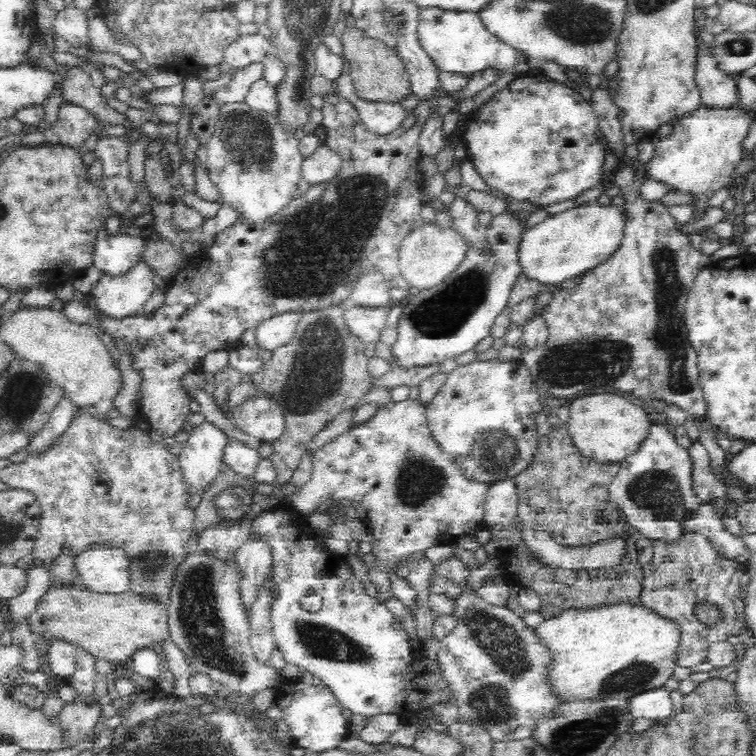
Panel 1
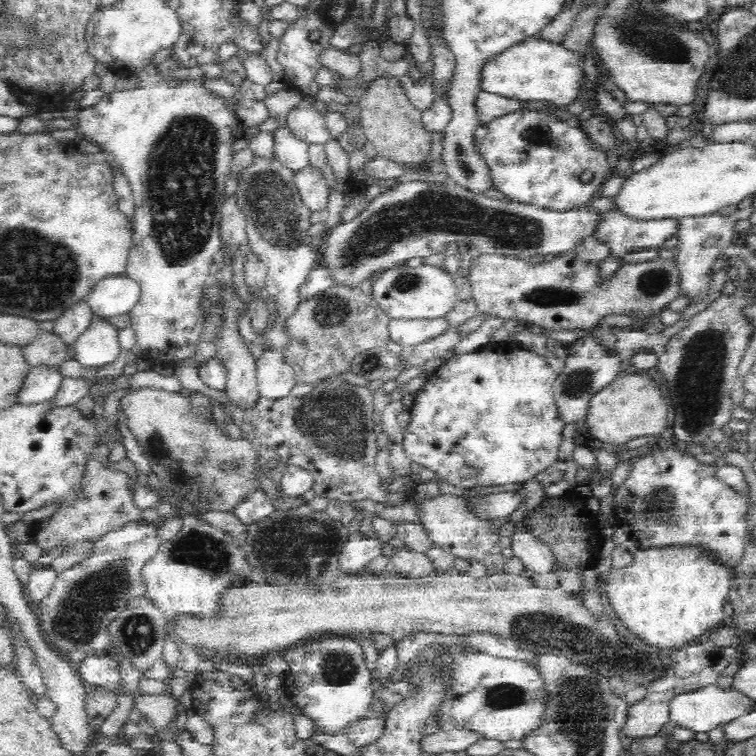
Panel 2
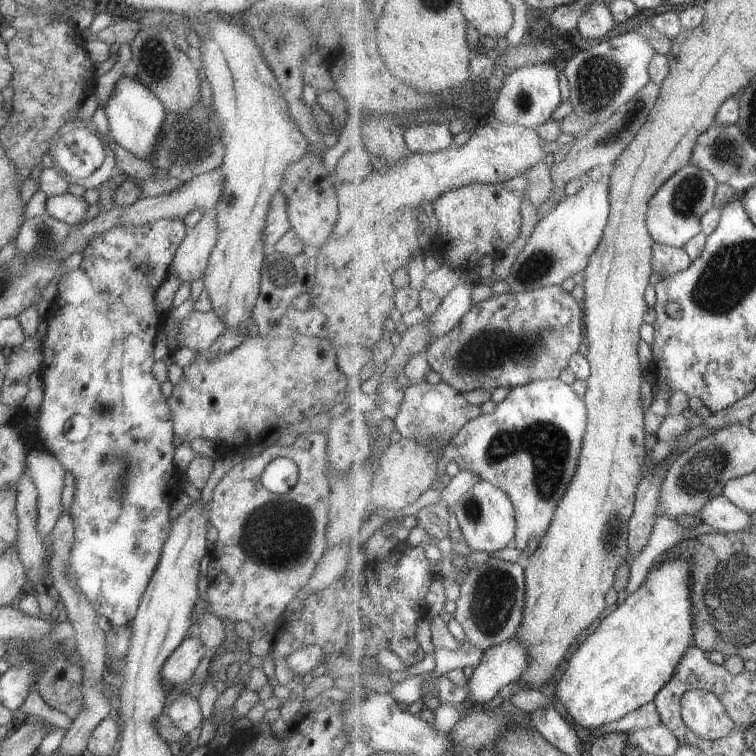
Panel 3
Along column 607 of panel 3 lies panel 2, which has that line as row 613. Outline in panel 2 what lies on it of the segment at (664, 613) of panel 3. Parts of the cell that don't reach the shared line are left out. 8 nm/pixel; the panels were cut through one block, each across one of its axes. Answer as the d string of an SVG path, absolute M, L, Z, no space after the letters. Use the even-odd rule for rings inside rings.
M674 544L664 548L642 548L634 553L634 560L624 568L610 569L606 574L607 598L617 618L629 632L634 632L647 645L664 649L680 648L696 641L712 626L721 626L726 619L723 606L727 602L734 568L726 566L719 554L703 544Z

